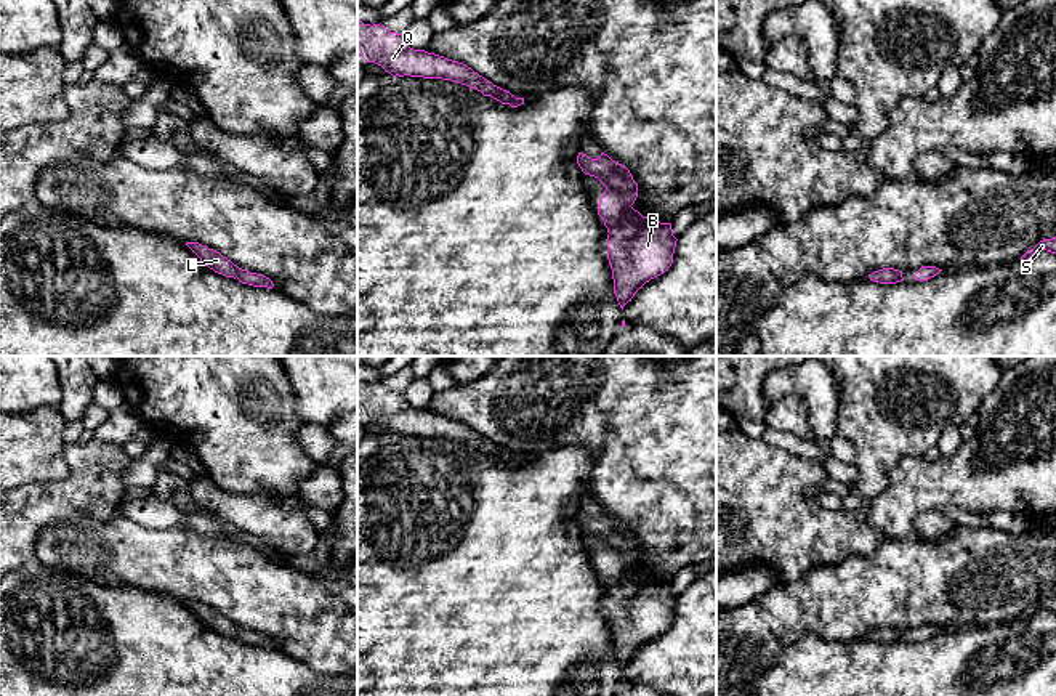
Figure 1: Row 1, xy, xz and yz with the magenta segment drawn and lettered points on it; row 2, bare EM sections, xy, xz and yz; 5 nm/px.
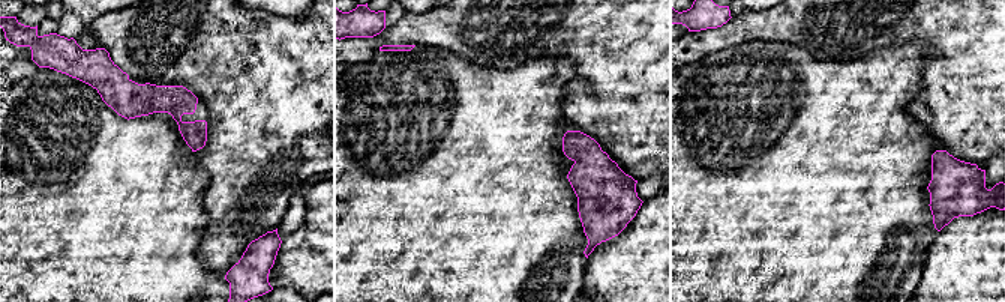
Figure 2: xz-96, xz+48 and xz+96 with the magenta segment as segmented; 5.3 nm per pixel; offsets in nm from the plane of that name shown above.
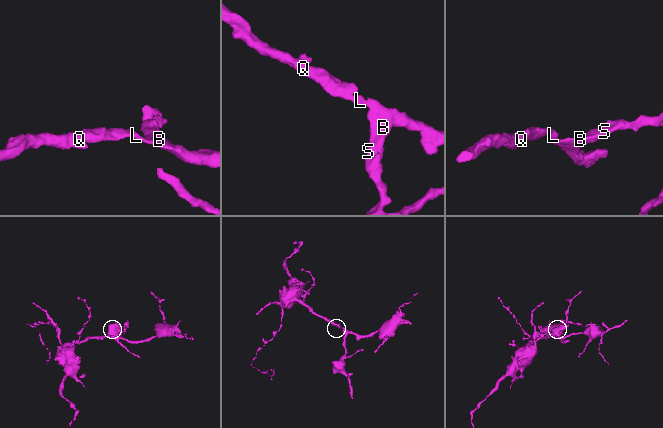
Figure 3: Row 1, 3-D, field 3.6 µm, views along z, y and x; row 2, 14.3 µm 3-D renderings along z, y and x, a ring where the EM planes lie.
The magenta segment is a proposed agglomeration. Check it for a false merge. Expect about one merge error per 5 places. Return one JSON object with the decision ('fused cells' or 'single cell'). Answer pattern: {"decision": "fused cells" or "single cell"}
{"decision": "single cell"}

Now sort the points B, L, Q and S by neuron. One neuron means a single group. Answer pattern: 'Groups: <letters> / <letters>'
Groups: B L Q S

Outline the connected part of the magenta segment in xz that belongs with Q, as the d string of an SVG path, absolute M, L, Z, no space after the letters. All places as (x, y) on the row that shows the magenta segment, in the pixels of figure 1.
M357 19L357 55L367 63L381 66L393 77L410 75L452 80L474 88L484 96L492 96L502 104L511 107L524 104L524 98L516 98L494 85L463 63L410 48L405 34L389 32L381 22L370 26Z

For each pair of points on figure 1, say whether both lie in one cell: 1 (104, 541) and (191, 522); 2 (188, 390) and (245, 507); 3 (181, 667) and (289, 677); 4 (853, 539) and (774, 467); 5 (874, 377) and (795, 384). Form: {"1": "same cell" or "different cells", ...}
{"1": "different cells", "2": "different cells", "3": "same cell", "4": "same cell", "5": "different cells"}

